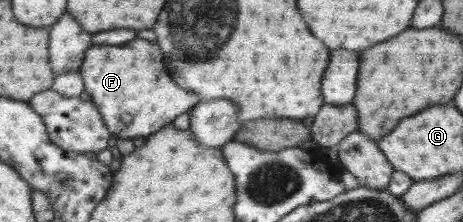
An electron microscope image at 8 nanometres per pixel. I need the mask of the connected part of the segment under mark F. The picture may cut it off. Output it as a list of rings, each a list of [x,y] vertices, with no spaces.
[[[136,39],[136,41],[130,41],[128,45],[114,45],[114,47],[112,45],[94,45],[86,51],[86,56],[78,72],[82,76],[84,89],[92,96],[91,101],[96,104],[96,108],[112,136],[122,139],[147,138],[172,123],[178,115],[190,111],[200,102],[196,92],[184,91],[184,88],[180,89],[170,79],[162,61],[164,61],[162,51],[156,47],[156,43],[146,41],[146,39]]]

